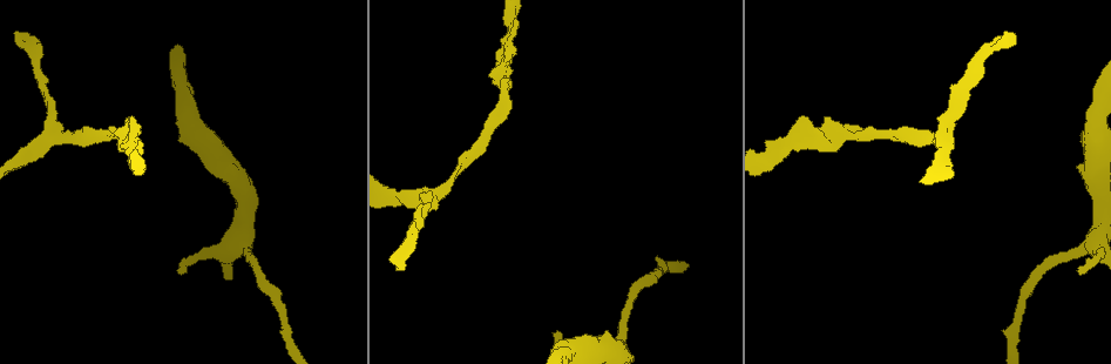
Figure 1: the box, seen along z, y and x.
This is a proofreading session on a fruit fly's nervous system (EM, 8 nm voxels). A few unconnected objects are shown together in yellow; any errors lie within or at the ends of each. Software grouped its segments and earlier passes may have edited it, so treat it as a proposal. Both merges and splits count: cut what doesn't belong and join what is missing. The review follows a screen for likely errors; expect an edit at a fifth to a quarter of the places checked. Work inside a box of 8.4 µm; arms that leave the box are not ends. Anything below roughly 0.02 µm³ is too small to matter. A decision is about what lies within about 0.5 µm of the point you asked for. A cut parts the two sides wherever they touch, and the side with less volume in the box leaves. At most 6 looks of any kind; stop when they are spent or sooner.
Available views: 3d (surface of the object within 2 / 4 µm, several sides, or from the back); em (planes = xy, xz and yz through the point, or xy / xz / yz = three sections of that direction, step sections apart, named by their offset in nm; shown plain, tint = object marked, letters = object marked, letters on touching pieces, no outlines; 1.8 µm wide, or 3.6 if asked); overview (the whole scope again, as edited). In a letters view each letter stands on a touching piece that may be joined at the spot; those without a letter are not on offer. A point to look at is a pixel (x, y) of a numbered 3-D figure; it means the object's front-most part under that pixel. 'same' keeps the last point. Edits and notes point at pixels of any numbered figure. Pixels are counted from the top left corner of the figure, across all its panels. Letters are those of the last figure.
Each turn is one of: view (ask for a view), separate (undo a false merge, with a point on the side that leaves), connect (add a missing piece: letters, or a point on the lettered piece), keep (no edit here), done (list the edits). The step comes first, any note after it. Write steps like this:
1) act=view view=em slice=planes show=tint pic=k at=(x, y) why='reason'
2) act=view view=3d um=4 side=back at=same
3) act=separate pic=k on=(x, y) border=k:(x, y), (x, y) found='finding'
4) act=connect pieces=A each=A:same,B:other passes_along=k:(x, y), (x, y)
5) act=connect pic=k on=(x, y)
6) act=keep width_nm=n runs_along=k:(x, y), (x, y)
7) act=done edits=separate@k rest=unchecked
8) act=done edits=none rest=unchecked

act=view view=em slice=planes show=letters pic=1 at=(16, 31) why='end of a long branch'

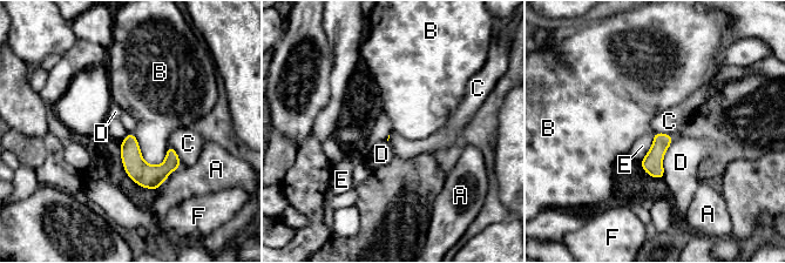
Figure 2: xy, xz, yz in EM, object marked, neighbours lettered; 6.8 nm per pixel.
act=keep each=A:other,B:other,C:other,D:other,E:other,F:other border=2:(169, 145), (175, 150), (181, 166) found='no lettered piece goes on from it'

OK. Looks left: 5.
act=view view=em um=3.6 slice=xz step=4 show=tint pic=1 at=(55, 132) why='three-way junction'

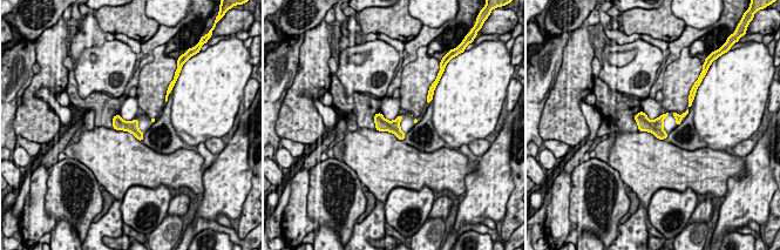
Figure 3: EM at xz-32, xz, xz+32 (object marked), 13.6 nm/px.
act=view view=em um=3.6 slice=planes show=letters at=same why='cut it another way'

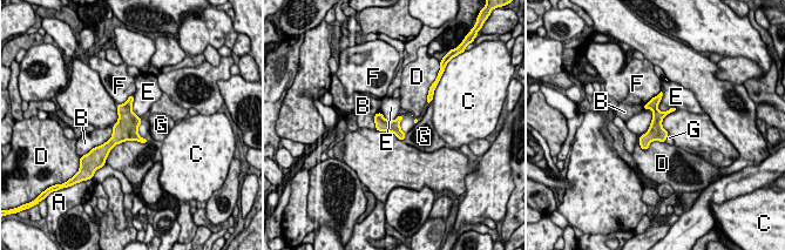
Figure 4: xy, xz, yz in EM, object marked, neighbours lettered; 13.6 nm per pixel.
act=keep width_nm=180 each=A:other,B:other,C:other,D:other,E:other,F:other,G:other found='all the same cell'

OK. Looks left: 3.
act=view view=3d um=4 side=back pic=1 at=(804, 136) why='branch point'

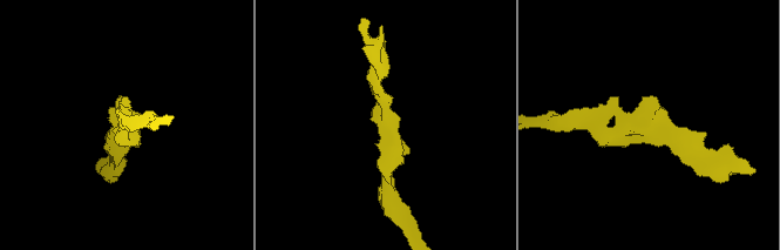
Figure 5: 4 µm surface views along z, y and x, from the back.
act=view view=em um=3.6 slice=xz step=16 show=tint pic=5 at=(386, 131) why='now the EM'

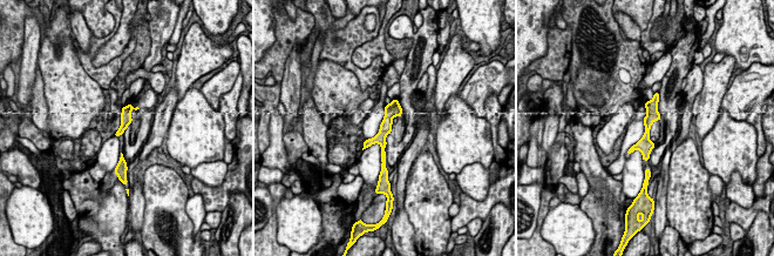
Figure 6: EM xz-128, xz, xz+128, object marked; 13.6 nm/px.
act=view view=em um=3.6 slice=xz step=16 show=letters at=same why='what lies round it'

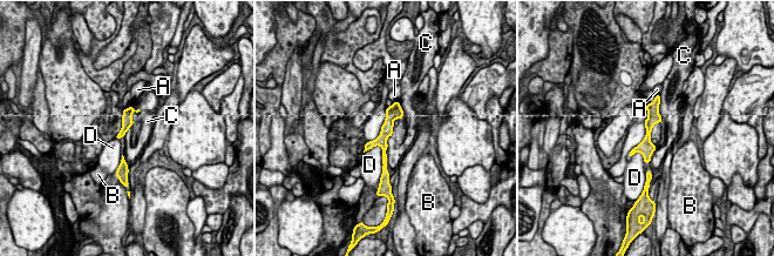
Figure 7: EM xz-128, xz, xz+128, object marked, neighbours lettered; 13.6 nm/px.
act=keep each=A:other,B:other,C:other,D:other runs_along=7:(657, 101), (649, 123), (646, 160) found='continuous, no second cell'

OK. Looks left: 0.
act=done edits=none rest=unchecked

